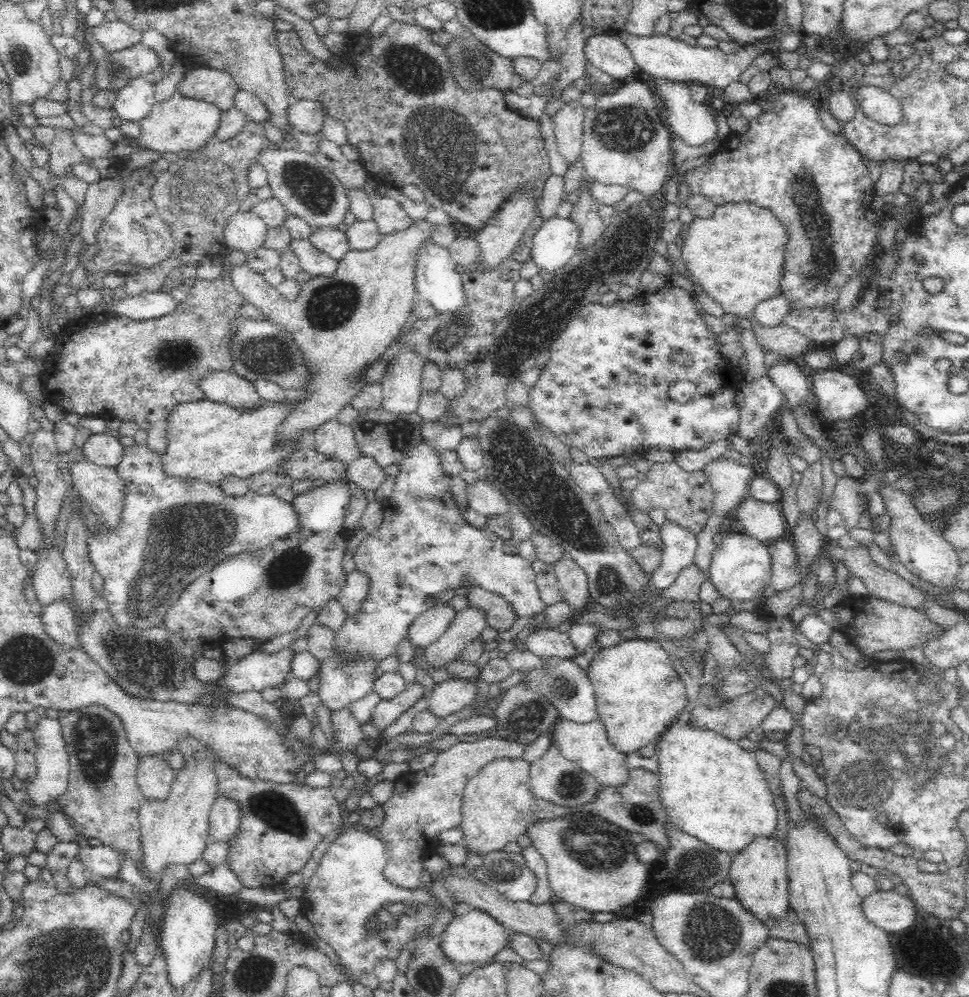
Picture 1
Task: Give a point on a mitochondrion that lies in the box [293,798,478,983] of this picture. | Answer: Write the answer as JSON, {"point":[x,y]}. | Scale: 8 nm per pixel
{"point":[385,923]}

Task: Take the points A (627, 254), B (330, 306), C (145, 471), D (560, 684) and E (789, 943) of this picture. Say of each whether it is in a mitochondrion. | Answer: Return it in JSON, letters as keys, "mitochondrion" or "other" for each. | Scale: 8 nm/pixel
{"A":"mitochondrion","B":"mitochondrion","C":"other","D":"mitochondrion","E":"other"}

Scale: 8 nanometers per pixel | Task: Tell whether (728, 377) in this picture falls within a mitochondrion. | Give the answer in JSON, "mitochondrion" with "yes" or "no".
{"mitochondrion":"no"}

